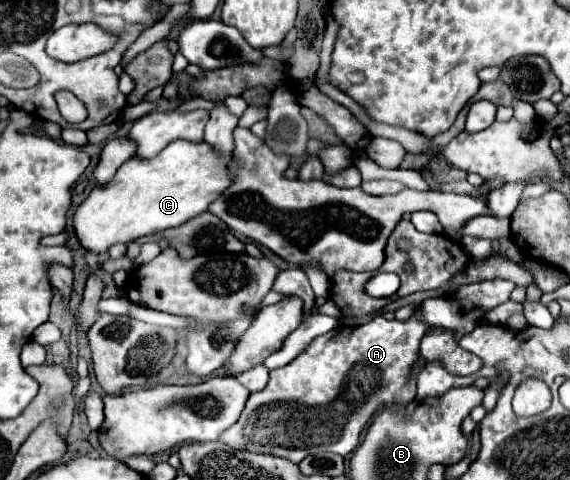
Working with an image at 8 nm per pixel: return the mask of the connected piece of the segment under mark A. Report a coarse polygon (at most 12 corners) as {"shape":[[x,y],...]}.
{"shape":[[509,279],[313,339],[221,435],[299,463],[351,455],[415,399],[421,337],[469,333]]}

